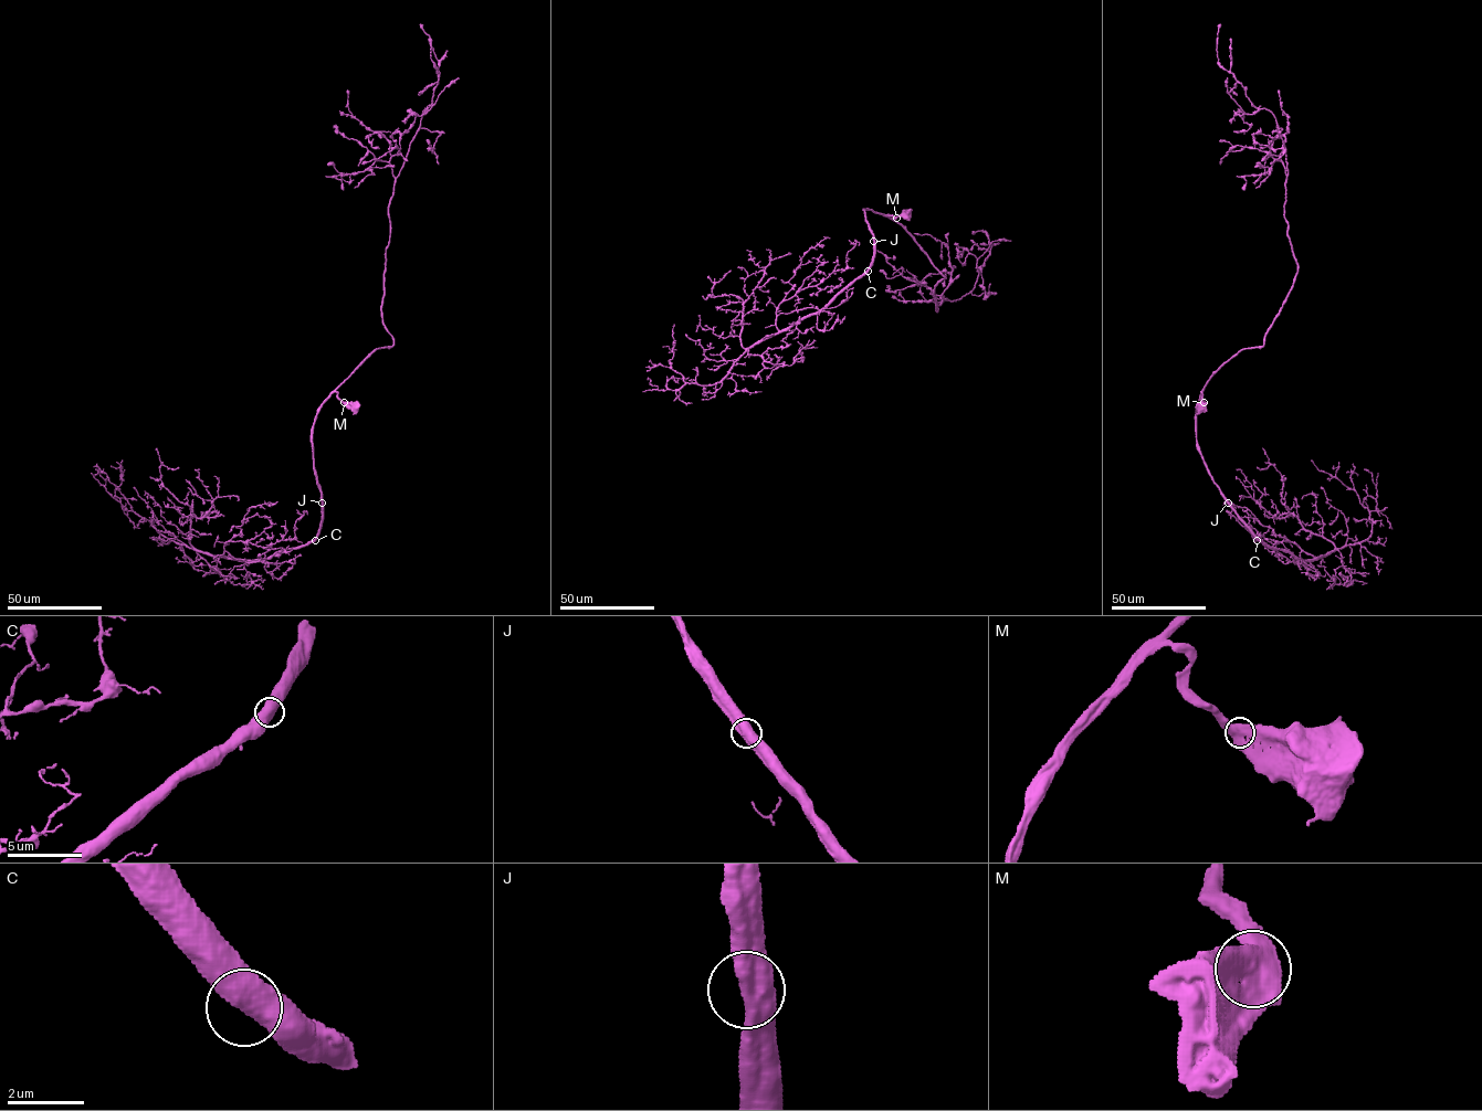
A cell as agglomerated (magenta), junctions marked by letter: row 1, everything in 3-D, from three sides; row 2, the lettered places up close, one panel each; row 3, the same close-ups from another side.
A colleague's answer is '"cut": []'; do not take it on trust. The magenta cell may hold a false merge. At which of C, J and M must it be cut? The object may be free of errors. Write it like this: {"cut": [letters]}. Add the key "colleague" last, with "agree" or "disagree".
{"cut": [], "colleague": "agree"}

